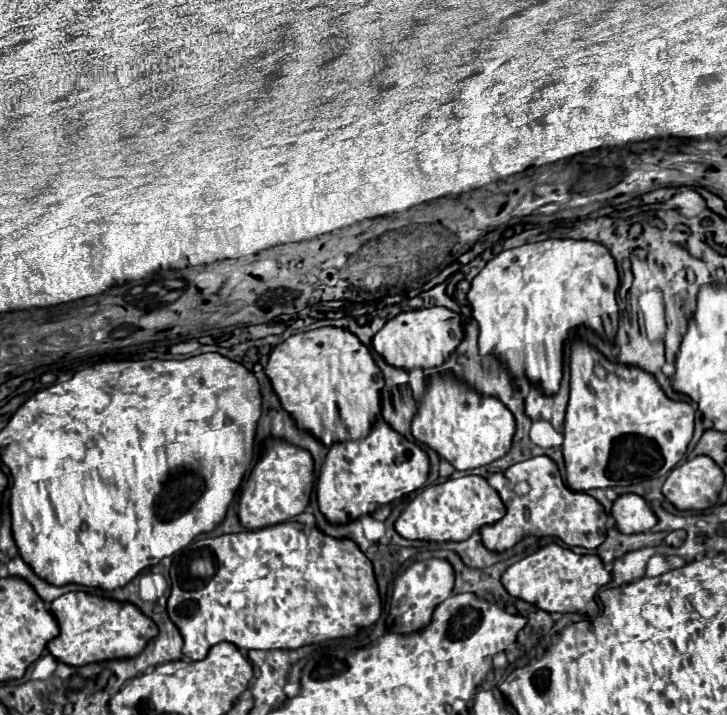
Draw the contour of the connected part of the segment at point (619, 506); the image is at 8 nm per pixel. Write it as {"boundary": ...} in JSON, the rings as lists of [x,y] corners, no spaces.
{"boundary":[[[622,494],[612,504],[612,516],[616,520],[616,528],[622,534],[648,532],[656,526],[658,518],[650,504],[638,494]]]}

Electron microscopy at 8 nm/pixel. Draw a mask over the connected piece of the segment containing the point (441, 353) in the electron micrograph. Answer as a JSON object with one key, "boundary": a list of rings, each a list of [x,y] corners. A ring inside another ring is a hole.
{"boundary":[[[434,306],[434,308],[424,308],[424,310],[400,312],[398,316],[390,318],[382,326],[382,330],[374,336],[372,346],[380,356],[384,356],[388,364],[396,368],[412,370],[412,368],[440,366],[456,350],[462,338],[464,338],[462,316],[444,306]]]}

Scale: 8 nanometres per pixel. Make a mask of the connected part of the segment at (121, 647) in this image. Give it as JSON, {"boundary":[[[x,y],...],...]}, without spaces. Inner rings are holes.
{"boundary":[[[68,592],[50,604],[54,618],[58,620],[60,634],[48,642],[48,652],[70,666],[90,664],[96,660],[114,660],[120,656],[136,656],[152,636],[156,636],[156,624],[130,602],[108,600],[88,592]]]}

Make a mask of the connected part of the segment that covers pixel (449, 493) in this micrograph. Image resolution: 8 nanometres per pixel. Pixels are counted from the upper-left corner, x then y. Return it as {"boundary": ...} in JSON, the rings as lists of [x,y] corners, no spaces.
{"boundary":[[[462,476],[450,478],[446,482],[424,488],[398,516],[396,532],[410,540],[468,540],[472,532],[486,524],[494,524],[504,516],[506,508],[498,492],[482,476]]]}

